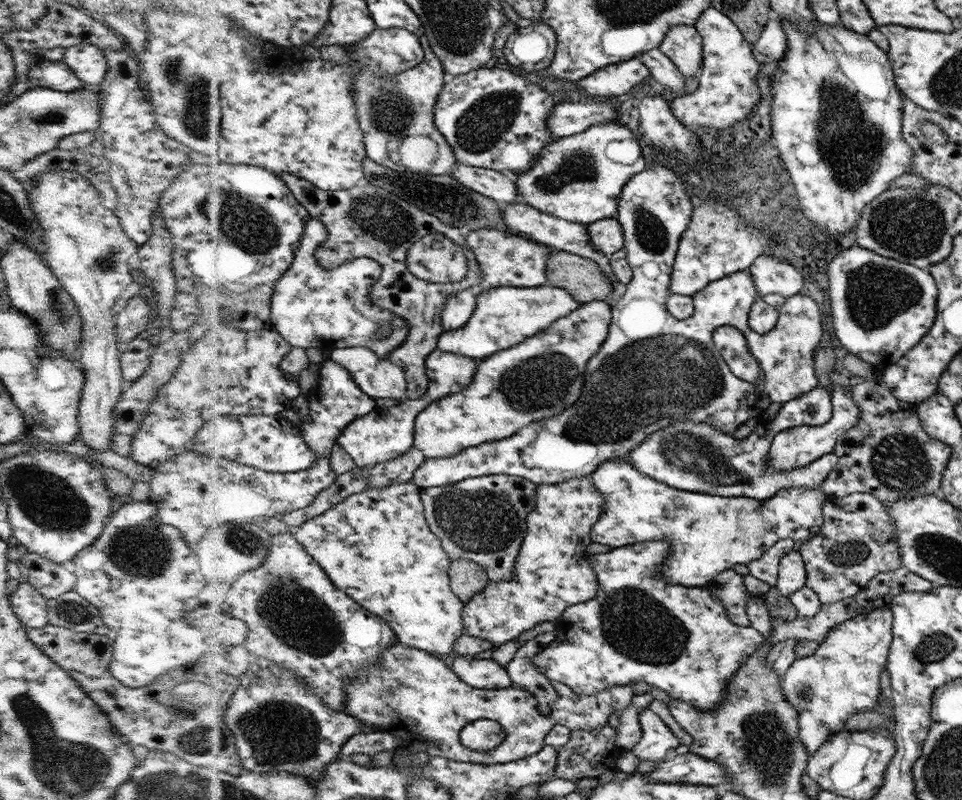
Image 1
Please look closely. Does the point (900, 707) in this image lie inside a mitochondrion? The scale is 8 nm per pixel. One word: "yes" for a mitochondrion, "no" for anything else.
no

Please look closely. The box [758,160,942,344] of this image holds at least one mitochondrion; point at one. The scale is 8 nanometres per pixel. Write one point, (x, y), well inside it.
(876, 294)

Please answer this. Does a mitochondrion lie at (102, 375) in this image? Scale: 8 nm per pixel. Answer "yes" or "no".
no

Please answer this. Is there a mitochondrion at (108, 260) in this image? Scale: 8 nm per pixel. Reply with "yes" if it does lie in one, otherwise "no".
yes

